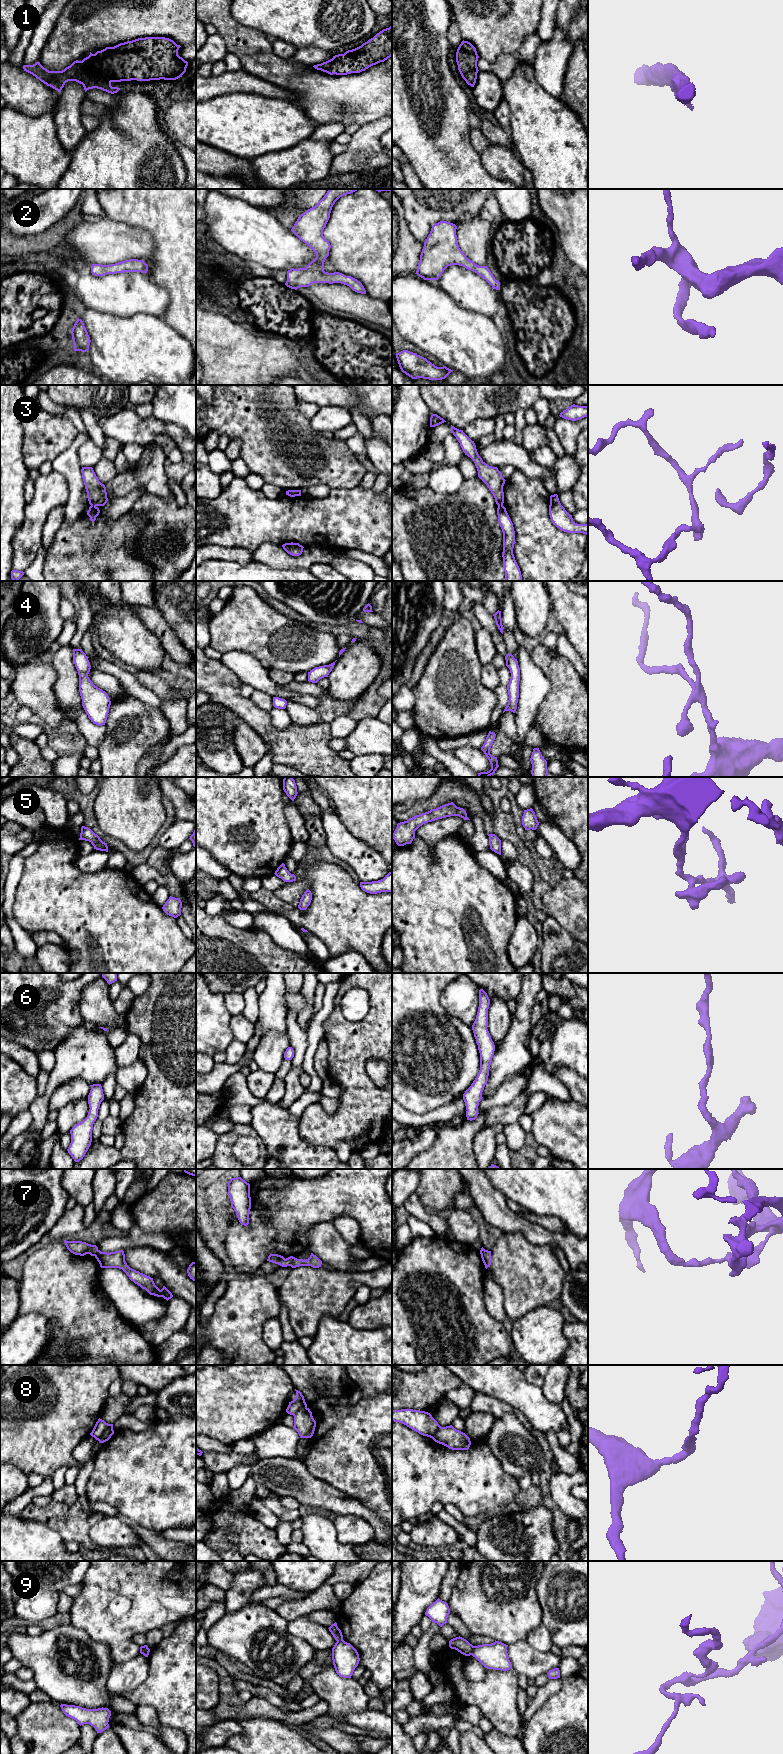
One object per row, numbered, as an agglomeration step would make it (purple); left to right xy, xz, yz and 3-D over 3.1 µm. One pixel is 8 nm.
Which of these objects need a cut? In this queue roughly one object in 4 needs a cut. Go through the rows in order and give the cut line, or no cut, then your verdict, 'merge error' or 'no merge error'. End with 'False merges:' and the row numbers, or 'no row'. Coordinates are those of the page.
1: no cut; no merge error
2: no cut; no merge error
3: no cut; no merge error
4: no cut; no merge error
5: no cut; no merge error
6: no cut; no merge error
7: cut in xz along (294, 1257), (289, 1265); merge error
8: cut in xy along (112, 1428), (108, 1428), (98, 1440); merge error
9: cut in yz along (474, 1646), (470, 1654); merge error
False merges: 7, 8, 9

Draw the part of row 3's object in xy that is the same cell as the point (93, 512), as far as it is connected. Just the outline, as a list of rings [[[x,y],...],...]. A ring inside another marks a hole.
[[[82,467],[81,473],[87,492],[87,498],[91,505],[87,511],[87,515],[90,517],[90,520],[94,522],[100,513],[98,507],[104,506],[108,501],[106,487],[99,481],[92,467]]]

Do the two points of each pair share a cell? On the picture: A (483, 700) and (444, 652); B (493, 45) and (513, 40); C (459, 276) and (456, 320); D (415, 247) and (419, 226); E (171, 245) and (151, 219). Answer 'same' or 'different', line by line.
A: same
B: same
C: different
D: different
E: same

